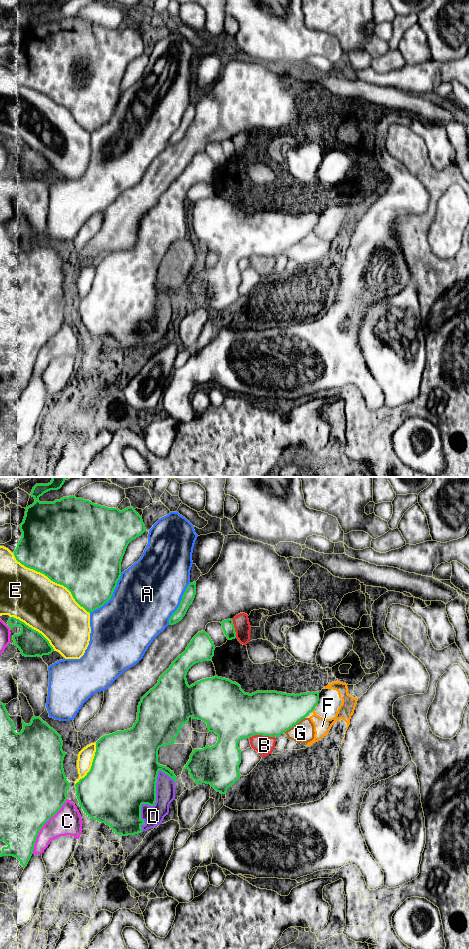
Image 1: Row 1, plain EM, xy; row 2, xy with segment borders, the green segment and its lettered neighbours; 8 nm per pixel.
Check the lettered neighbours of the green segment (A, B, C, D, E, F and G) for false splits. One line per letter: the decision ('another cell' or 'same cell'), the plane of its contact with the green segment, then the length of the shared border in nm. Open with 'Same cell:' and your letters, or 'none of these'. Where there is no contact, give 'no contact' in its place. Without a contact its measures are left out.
Same cell: none of these
A: another cell | xy | 420 nm
B: another cell | xy | 200 nm
C: another cell | xy | 500 nm
D: another cell | xy | 500 nm
E: another cell | xy | 800 nm
F: another cell | xy | 30 nm
G: another cell | xy | 200 nm

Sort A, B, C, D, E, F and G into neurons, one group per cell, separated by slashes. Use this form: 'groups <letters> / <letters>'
groups A / B D / C / E / F G

